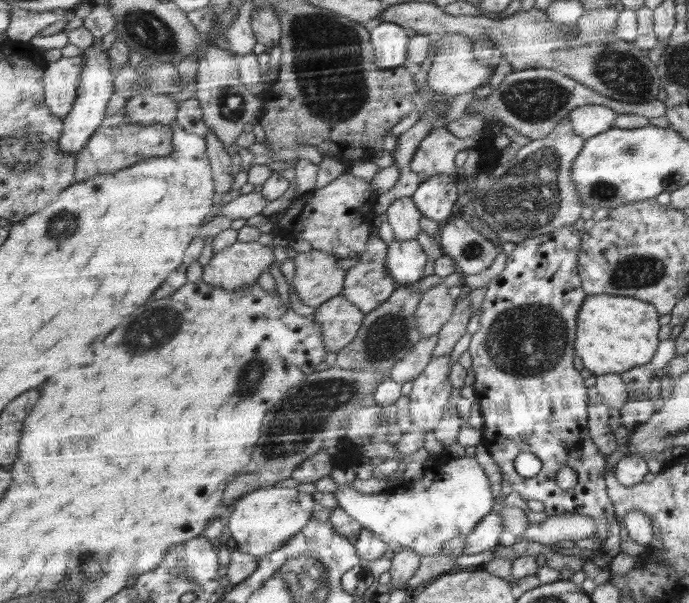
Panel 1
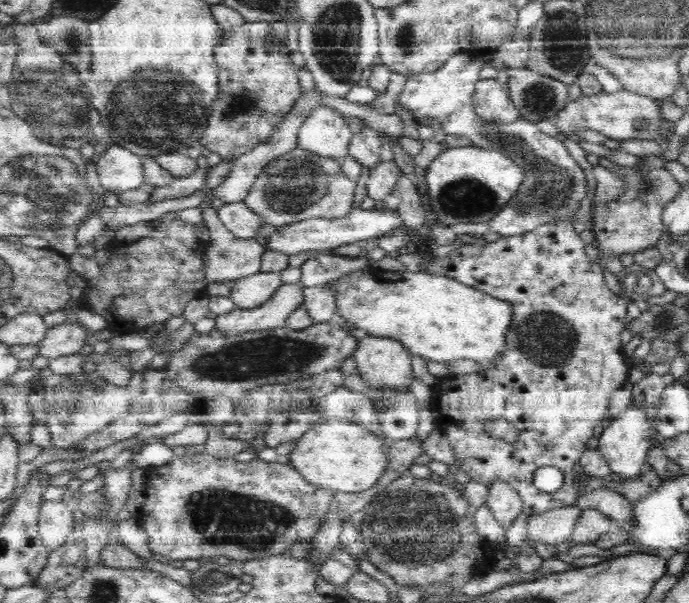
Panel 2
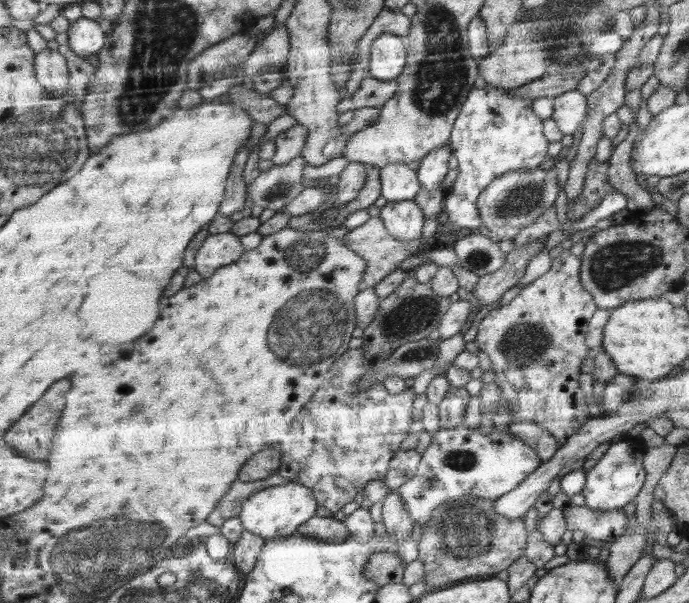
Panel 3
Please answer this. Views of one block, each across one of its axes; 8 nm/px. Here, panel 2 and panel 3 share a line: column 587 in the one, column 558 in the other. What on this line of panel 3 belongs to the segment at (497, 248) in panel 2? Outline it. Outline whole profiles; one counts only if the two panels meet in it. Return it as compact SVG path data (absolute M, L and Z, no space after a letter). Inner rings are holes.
M568 244L558 248L561 254L552 259L548 272L527 284L510 303L492 309L482 318L473 341L490 358L489 374L493 376L493 383L500 388L501 399L510 406L511 422L530 420L546 428L562 446L586 420L590 420L584 392L579 384L580 364L588 352L584 332L588 330L588 320L592 318L597 304L580 282L581 258L570 254Z

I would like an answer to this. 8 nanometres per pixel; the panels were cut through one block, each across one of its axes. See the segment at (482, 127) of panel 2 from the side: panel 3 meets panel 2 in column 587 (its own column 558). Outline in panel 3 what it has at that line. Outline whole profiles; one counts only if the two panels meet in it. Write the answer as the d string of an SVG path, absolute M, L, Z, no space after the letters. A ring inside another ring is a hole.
M534 168L516 169L504 172L492 180L492 188L484 192L480 197L480 212L484 212L484 225L494 239L514 240L524 228L531 227L540 219L542 212L546 212L550 206L554 206L554 198L558 198L558 178L552 174L555 171Z

